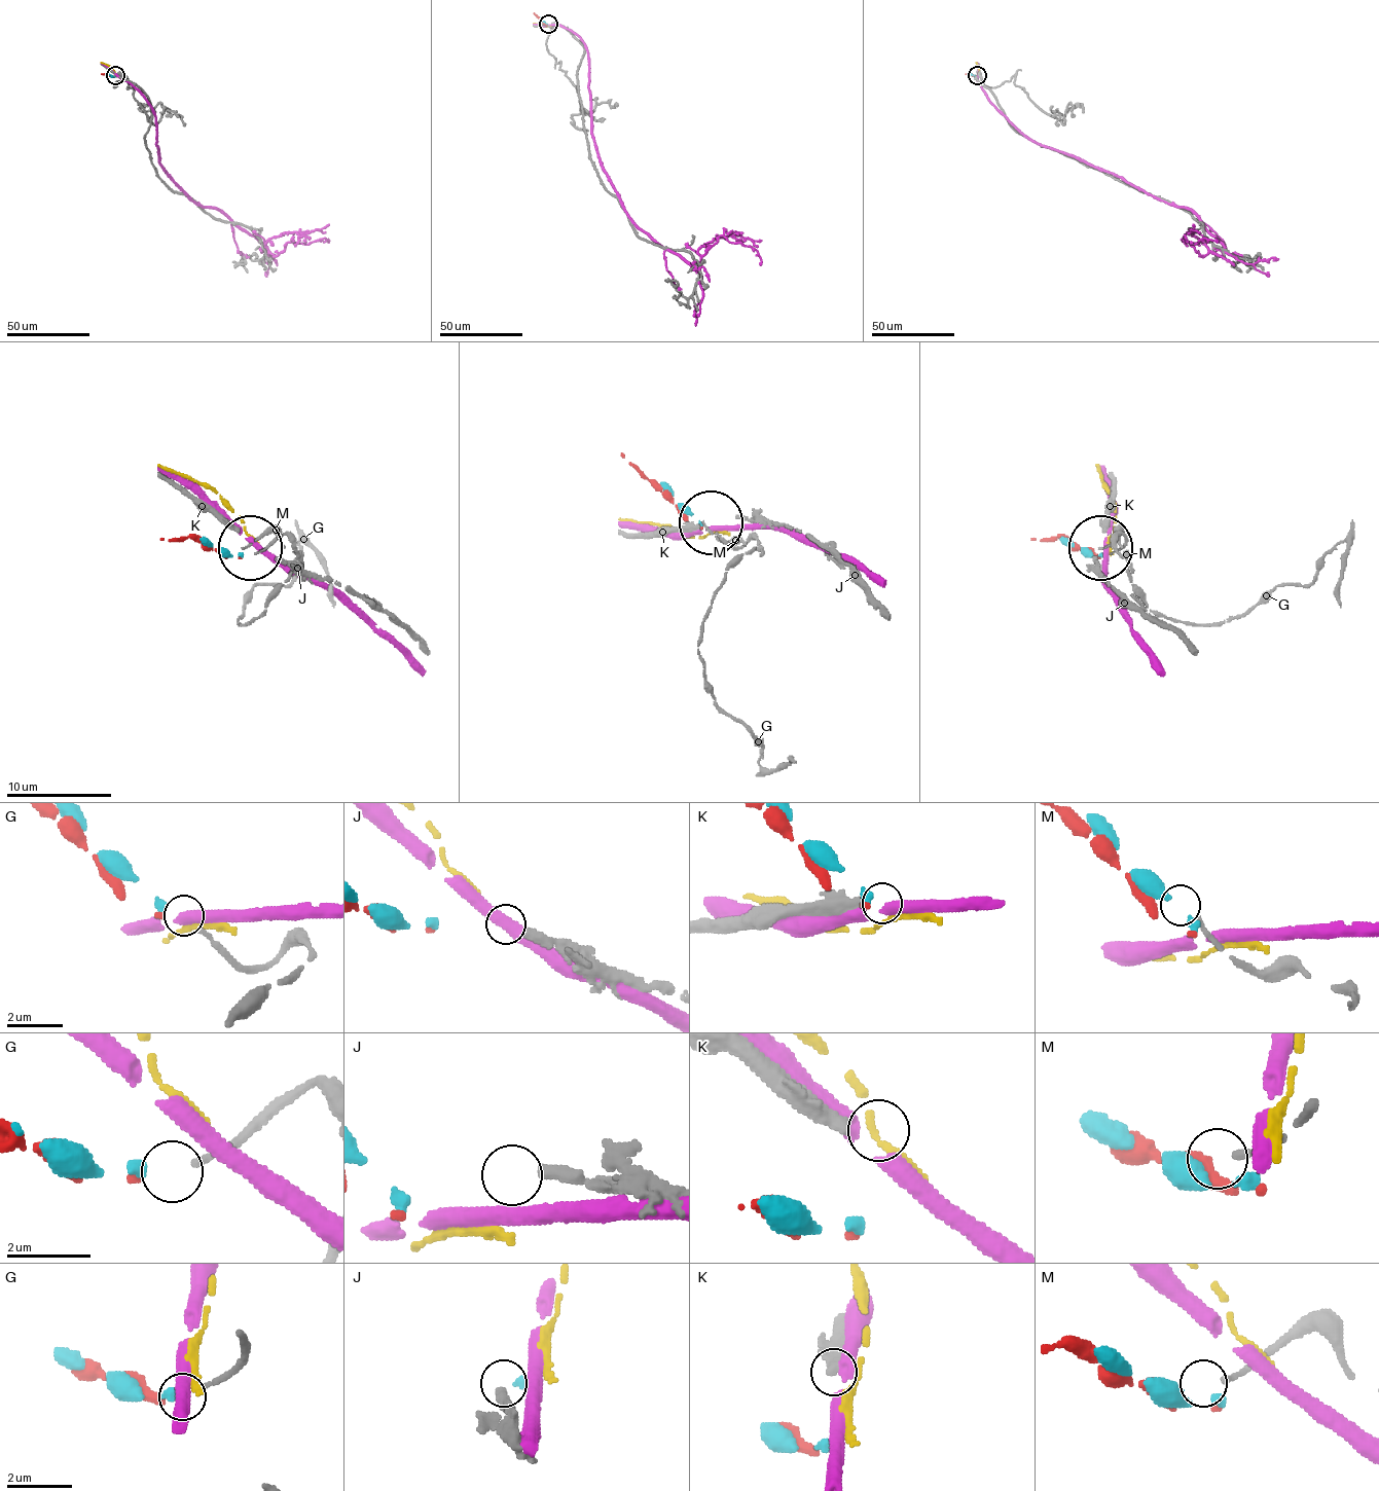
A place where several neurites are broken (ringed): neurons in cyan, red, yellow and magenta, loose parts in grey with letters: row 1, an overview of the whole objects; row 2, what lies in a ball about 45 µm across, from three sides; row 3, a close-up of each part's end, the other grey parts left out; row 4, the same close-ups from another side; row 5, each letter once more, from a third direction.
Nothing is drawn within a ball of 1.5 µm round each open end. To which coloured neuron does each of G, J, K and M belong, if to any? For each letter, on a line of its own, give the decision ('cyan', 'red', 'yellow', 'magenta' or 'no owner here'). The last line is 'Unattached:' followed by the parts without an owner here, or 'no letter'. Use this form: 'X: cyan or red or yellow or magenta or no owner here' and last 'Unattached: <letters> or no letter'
G: red
J: no owner here
K: no owner here
M: no owner here
Unattached: J, K, M

